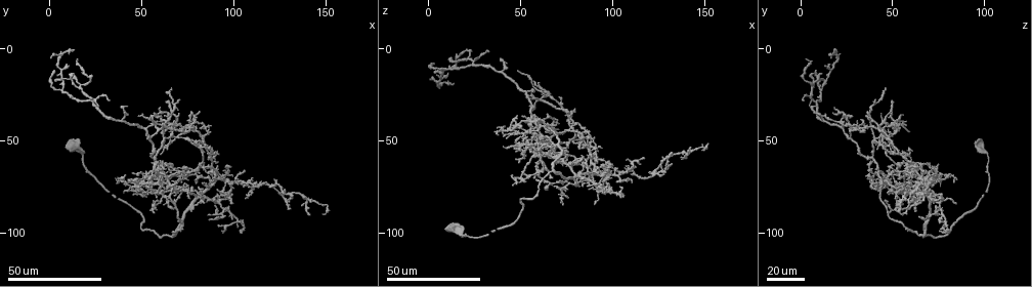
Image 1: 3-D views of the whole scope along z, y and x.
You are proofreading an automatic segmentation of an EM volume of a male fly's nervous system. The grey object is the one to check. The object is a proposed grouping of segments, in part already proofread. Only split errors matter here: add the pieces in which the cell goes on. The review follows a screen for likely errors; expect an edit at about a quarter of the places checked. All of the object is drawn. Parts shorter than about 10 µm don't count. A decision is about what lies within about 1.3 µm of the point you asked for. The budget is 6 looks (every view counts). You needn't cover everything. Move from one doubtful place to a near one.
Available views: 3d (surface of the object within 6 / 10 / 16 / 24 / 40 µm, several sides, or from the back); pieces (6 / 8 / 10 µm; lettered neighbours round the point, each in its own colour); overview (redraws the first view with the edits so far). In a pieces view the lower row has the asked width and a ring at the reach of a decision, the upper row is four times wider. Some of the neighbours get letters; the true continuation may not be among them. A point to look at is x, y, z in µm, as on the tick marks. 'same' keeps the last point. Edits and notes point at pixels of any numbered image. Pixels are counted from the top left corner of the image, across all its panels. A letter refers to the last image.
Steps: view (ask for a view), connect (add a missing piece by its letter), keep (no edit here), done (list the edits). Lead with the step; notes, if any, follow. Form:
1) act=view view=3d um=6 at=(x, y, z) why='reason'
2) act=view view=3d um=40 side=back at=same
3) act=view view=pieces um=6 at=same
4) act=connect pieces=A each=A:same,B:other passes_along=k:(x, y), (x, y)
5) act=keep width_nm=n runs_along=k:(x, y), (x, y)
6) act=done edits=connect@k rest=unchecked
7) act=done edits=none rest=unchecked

act=view view=3d um=40 at=(12, 10, 14) why='thin end'

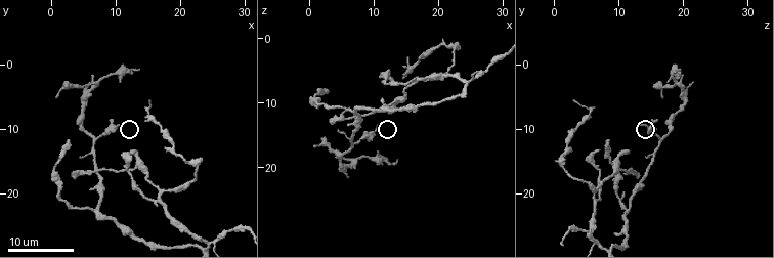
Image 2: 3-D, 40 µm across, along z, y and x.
act=view view=pieces um=8 at=(10.5, 9.0, 13.0)

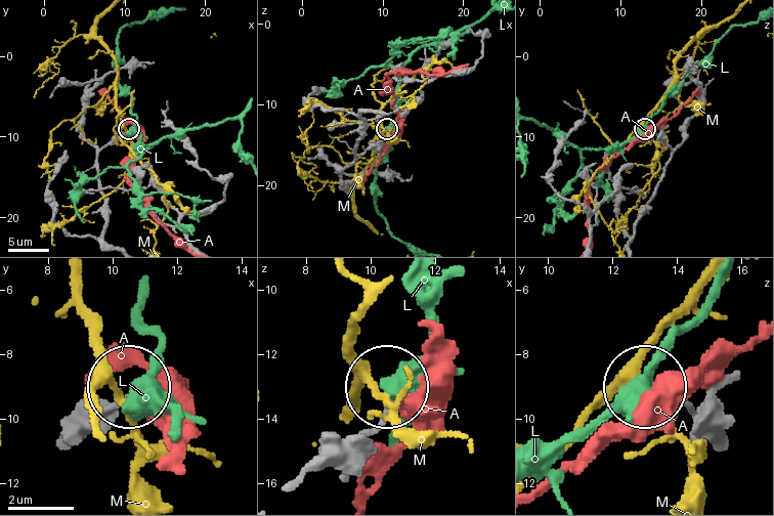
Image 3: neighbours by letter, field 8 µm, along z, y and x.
act=keep each=A:other,L:other,M:other runs_along=3:(312, 470), (353, 450), (392, 395) found='none of them fits'

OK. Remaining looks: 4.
act=view view=3d um=40 at=(78, 34, 36) why='an open end'

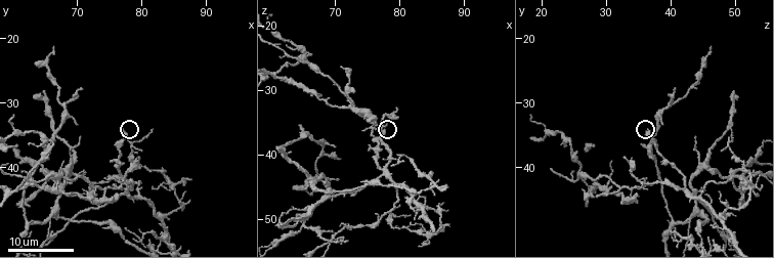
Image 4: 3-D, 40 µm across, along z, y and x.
act=view view=pieces um=8 at=(77.0, 34.5, 36.5)

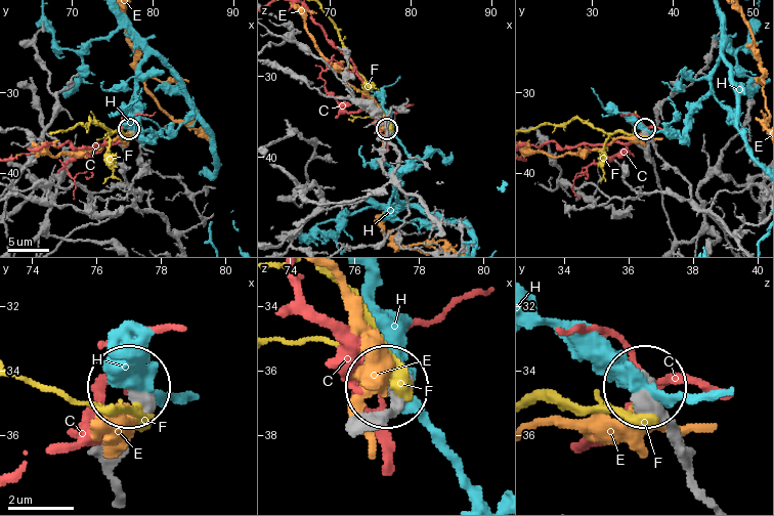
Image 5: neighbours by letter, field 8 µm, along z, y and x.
act=keep width_nm=380 each=C:other,E:other,F:other,H:other runs_along=5:(710, 496), (644, 391) found='none of them fits'

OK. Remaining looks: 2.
act=view view=3d um=24 at=(59, 78, 47) why='branch stops here'

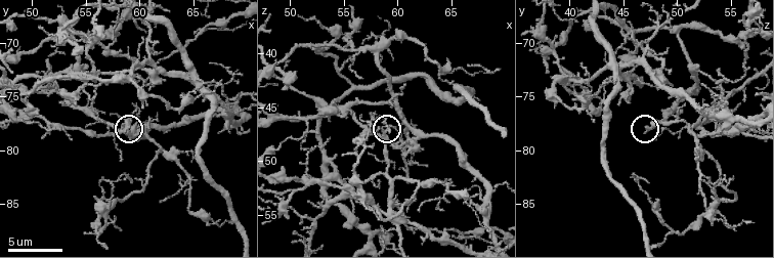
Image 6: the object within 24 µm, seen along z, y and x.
act=view view=pieces um=10 at=(58.8, 78.2, 47.2) why='what lies round it'

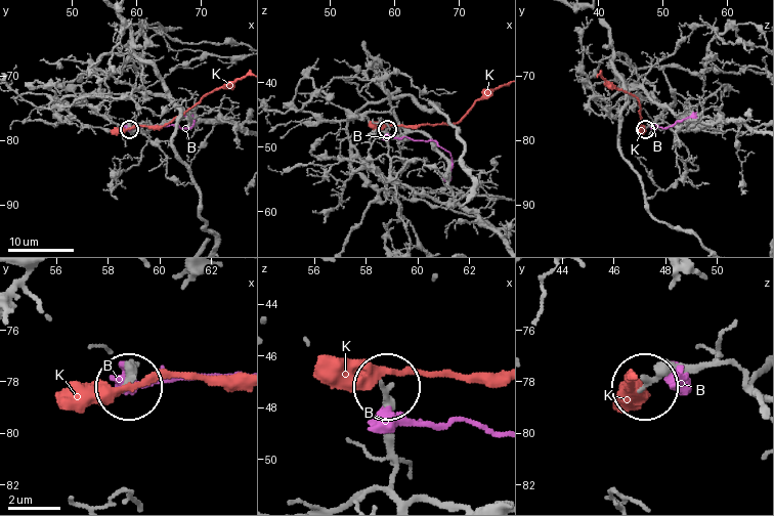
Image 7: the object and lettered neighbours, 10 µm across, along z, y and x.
act=keep each=B:other,K:other runs_along=7:(751, 383), (725, 363), (665, 371), (647, 381) found='none of them fits'

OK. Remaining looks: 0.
act=done edits=none rest=unchecked

